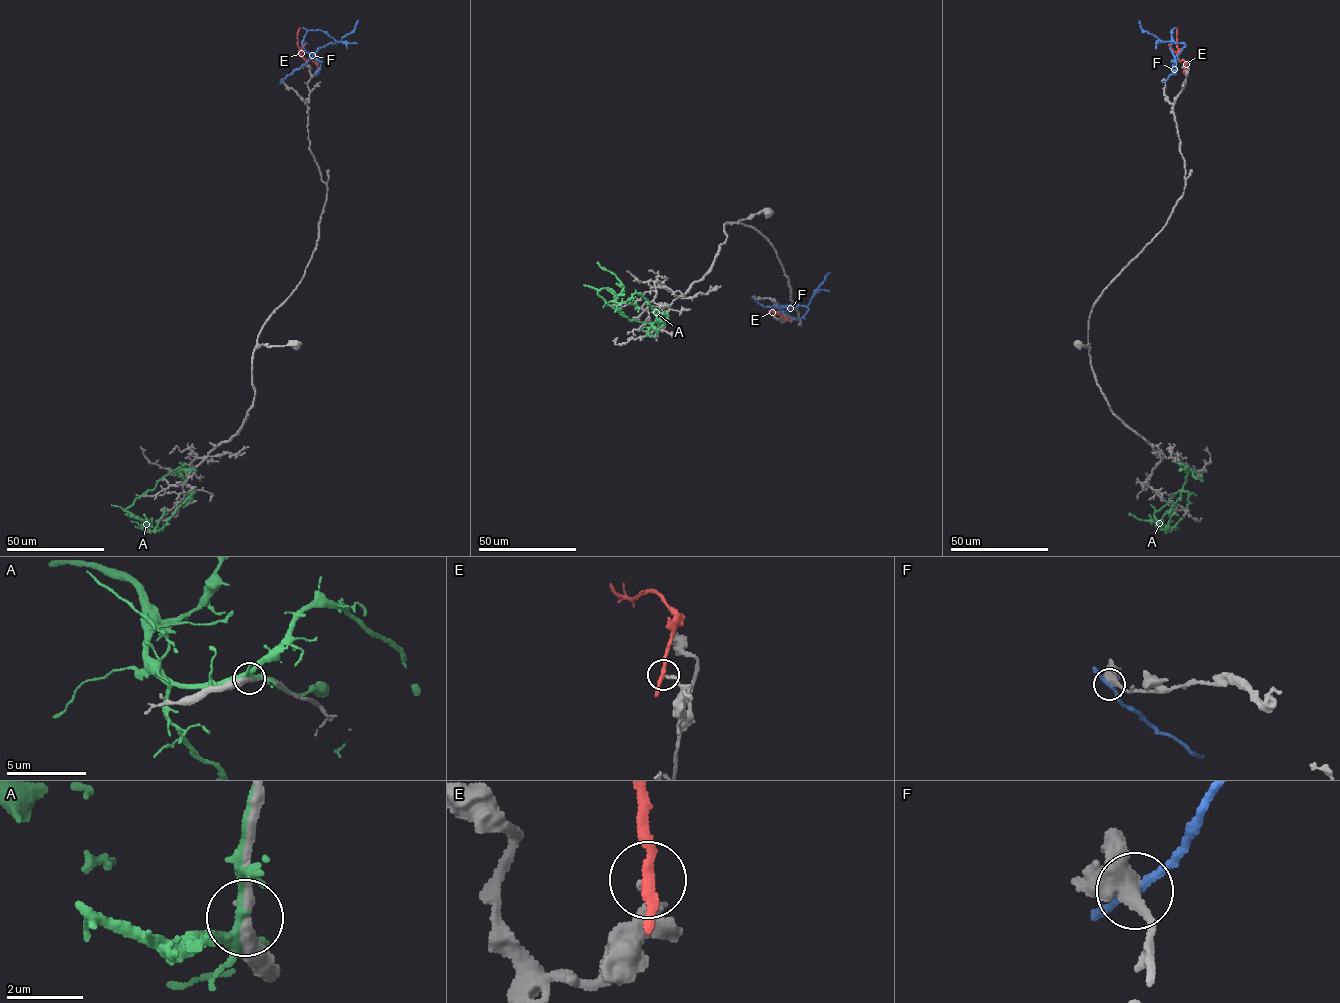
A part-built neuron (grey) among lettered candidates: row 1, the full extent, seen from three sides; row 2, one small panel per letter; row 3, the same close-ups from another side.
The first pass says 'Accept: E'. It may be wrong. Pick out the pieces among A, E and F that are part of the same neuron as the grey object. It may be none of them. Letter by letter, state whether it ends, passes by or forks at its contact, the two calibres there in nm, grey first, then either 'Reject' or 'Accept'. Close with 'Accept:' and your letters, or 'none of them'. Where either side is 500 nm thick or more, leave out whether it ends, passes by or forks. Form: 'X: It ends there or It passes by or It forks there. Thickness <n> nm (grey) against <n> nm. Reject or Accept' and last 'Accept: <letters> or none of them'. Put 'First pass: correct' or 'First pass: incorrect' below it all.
A: It forks there. Thickness 320 nm (grey) against 240 nm. Reject
E: It passes by. Thickness 190 nm (grey) against 260 nm. Reject
F: It passes by. Thickness 480 nm (grey) against 190 nm. Reject
Accept: none of them
First pass: incorrect

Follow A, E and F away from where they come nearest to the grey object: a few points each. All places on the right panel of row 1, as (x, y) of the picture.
A: (1168, 529), (1154, 514), (1182, 490), (1187, 467), (1202, 481)
E: (1184, 70), (1186, 63), (1177, 58), (1176, 28)
F: (1165, 82), (1173, 73), (1173, 63), (1186, 45), (1174, 41), (1171, 30), (1170, 49), (1176, 64), (1174, 74)

